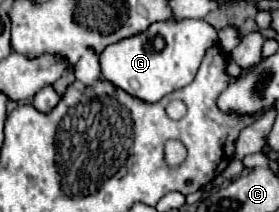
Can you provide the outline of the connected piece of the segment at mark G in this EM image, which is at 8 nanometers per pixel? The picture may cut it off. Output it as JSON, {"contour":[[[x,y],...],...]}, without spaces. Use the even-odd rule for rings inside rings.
{"contour":[[[204,19],[156,21],[146,31],[124,37],[100,53],[102,77],[112,81],[116,87],[122,87],[126,93],[154,103],[164,95],[186,87],[194,79],[206,49],[214,43],[218,43],[218,33]]]}

